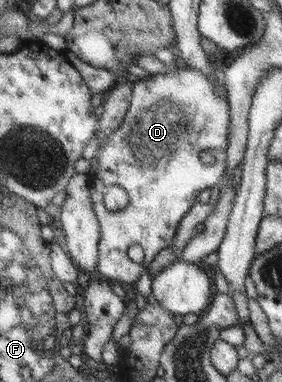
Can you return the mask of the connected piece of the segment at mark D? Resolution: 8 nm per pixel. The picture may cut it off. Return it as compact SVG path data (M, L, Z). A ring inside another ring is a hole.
M180 64L173 66L172 72L169 74L153 74L149 79L135 80L133 83L132 91L132 101L130 103L127 113L124 115L125 119L121 122L121 127L113 132L113 135L109 136L109 139L101 145L99 152L97 153L97 159L100 163L98 171L90 172L91 180L91 197L93 202L93 207L98 217L100 223L100 234L101 239L99 240L98 247L98 260L96 263L96 270L103 275L103 277L108 277L113 281L120 283L136 283L136 281L141 277L141 274L146 271L146 267L155 259L155 256L166 247L172 245L175 234L177 233L180 219L187 213L187 210L198 201L198 195L204 189L211 188L219 183L222 178L223 173L226 171L226 151L228 146L228 125L229 125L229 106L227 102L227 94L225 94L225 88L223 88L222 83L218 82L216 79L210 79L206 77L204 73L200 73L196 69L189 67L186 64ZM202 151L209 151L215 156L214 164L203 164L201 158L199 158L199 153ZM111 185L119 185L125 191L127 191L129 196L128 206L124 209L118 211L109 211L105 204L103 203L103 195L105 195L106 189ZM139 244L144 249L144 260L143 262L134 262L127 256L127 249L131 245Z

